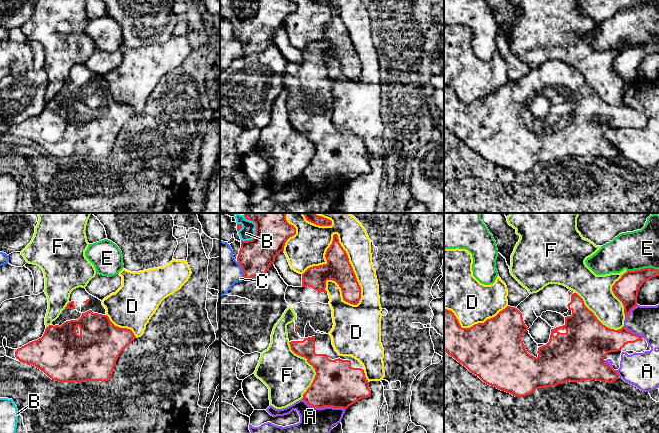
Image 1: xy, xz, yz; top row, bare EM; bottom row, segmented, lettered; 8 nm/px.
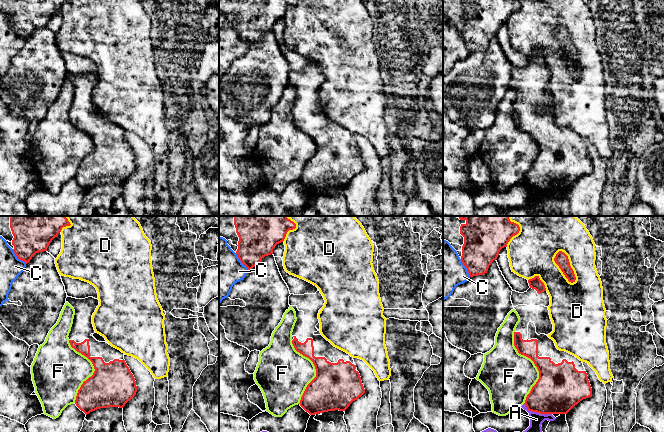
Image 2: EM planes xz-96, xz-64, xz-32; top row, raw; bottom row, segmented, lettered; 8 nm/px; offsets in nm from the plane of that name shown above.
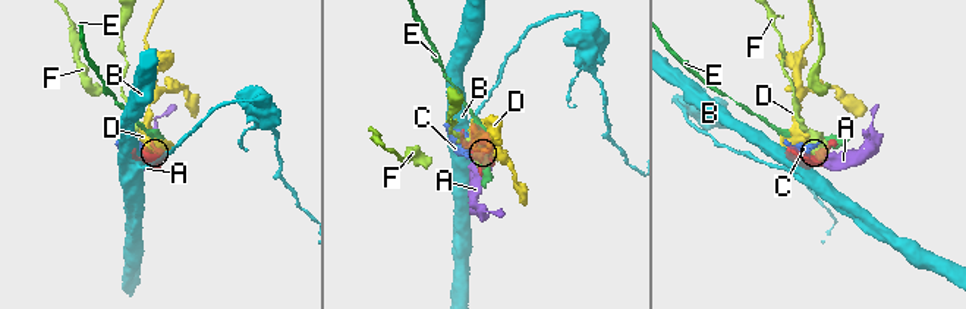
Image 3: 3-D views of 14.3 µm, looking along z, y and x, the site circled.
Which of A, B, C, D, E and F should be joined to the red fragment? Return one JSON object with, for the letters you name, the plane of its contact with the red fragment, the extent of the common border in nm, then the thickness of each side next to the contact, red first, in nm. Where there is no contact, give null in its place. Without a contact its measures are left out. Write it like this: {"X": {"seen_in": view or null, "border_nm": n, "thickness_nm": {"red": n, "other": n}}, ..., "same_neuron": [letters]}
{"same_neuron": []}

